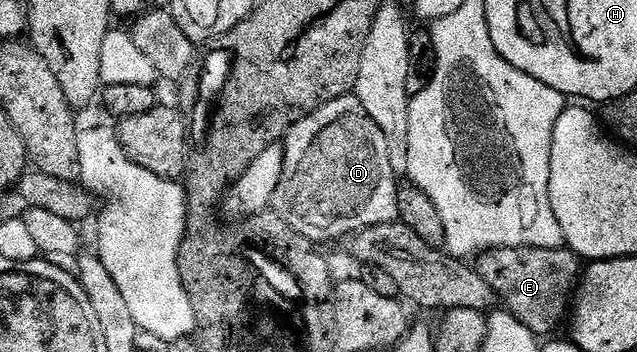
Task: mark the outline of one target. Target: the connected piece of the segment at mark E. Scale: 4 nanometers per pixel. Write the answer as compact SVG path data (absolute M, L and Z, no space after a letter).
M562 247L560 249L491 249L480 254L481 262L475 265L482 279L493 288L497 294L497 300L503 306L512 320L523 323L538 335L553 335L557 329L557 324L561 320L566 320L571 309L571 298L579 284L579 278L583 273L583 261L572 249Z

